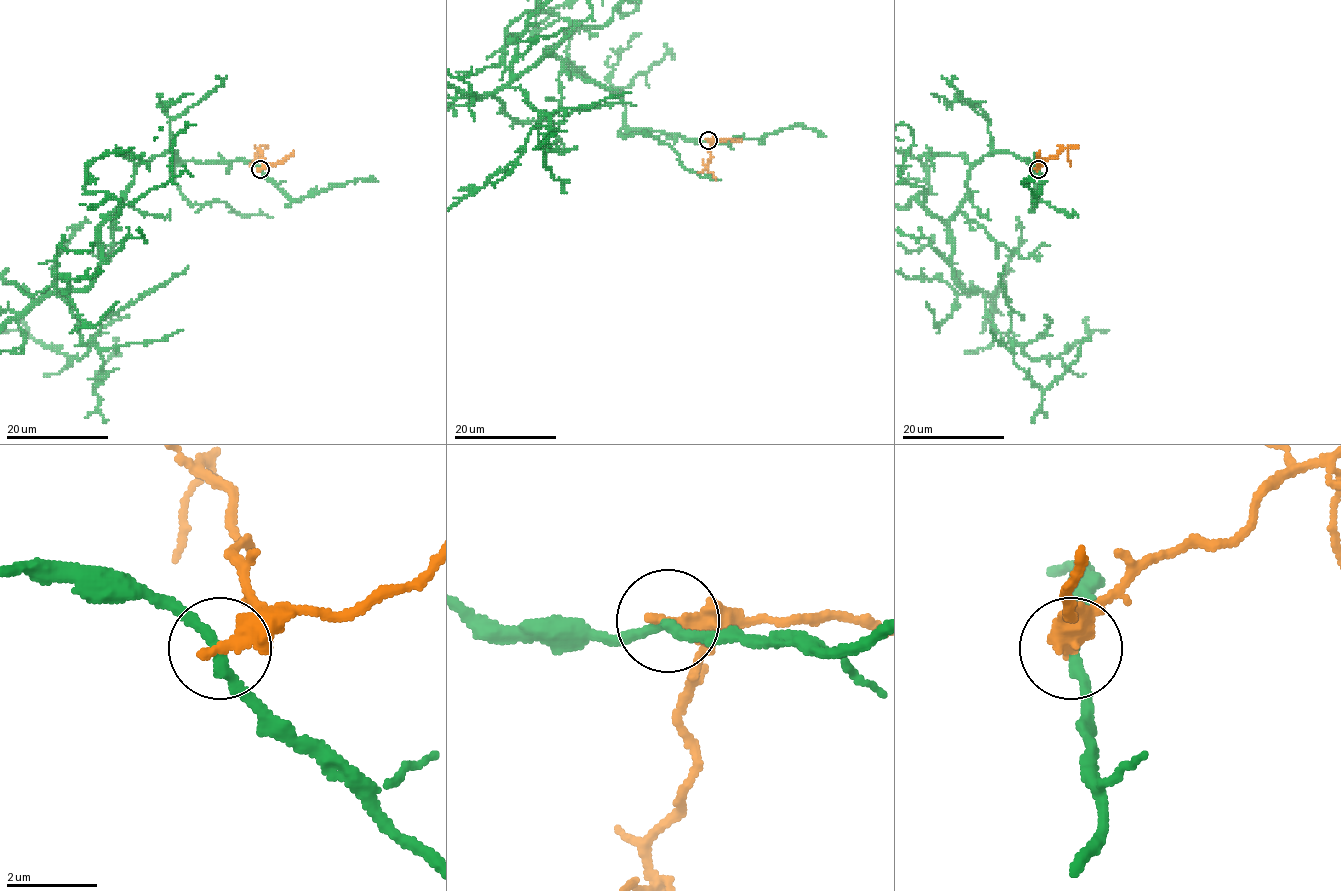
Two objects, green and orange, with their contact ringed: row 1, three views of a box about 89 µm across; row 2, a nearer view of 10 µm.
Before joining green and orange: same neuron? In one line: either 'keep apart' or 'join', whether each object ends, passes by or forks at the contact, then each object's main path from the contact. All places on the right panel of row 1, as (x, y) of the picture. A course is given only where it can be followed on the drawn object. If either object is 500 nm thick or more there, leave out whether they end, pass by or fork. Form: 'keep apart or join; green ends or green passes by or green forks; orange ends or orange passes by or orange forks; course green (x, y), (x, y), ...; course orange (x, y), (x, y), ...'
keep apart; green passes by; orange ends; course orange (1037, 169), (1063, 148), (1067, 148), (1069, 165)

